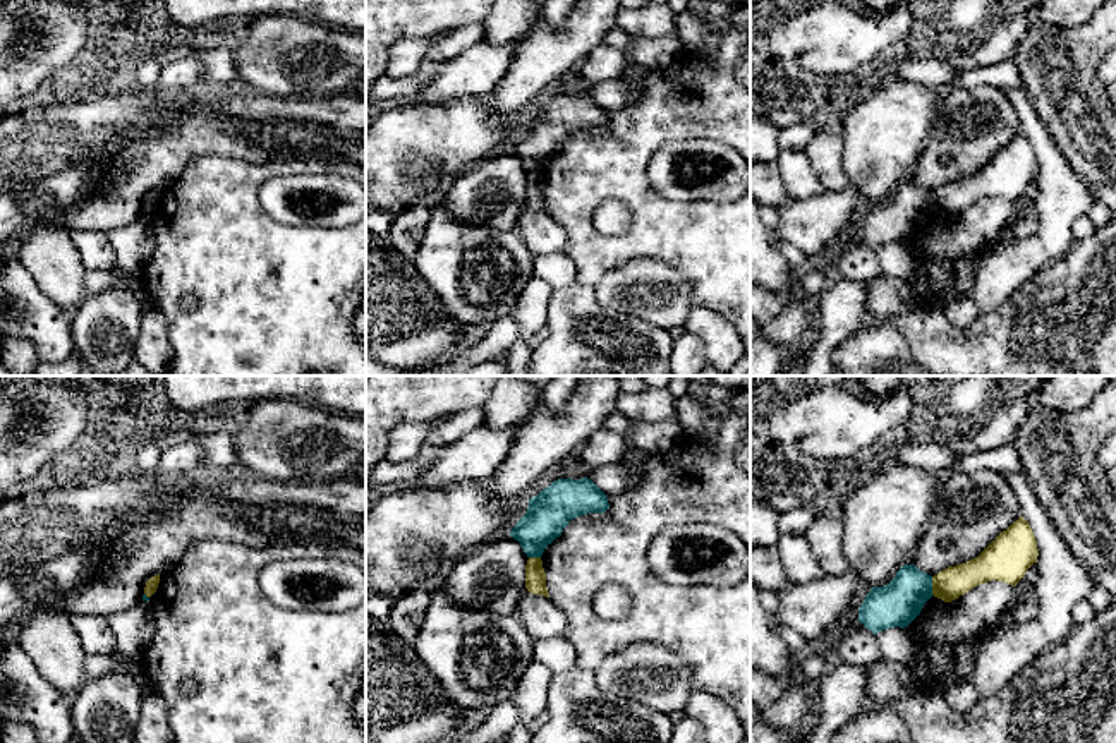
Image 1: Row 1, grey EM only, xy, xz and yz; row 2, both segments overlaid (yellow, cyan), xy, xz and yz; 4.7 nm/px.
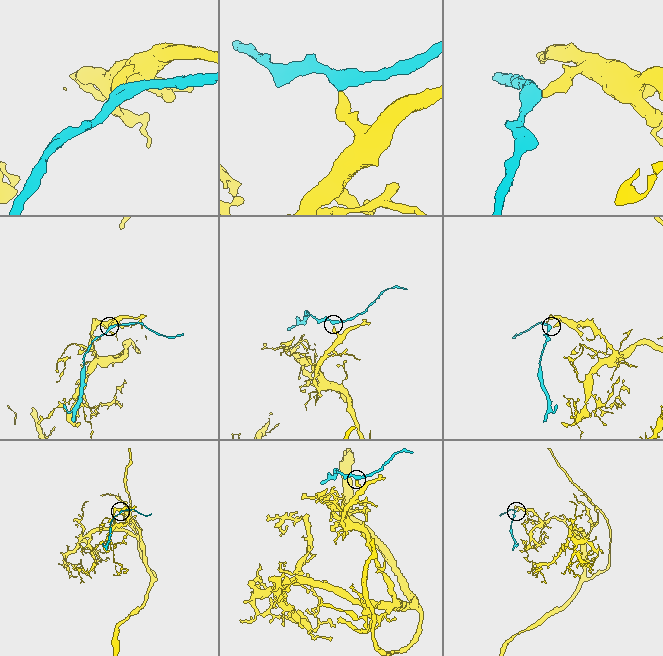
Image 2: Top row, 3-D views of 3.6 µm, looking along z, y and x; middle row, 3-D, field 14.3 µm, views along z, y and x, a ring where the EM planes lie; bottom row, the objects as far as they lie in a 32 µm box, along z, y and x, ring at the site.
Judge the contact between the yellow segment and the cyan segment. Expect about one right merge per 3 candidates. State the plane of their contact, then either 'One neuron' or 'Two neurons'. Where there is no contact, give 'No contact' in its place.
Touches yellow in yz. Two neurons

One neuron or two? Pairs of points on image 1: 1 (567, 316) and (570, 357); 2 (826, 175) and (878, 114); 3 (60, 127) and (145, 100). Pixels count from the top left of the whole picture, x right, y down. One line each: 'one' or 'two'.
1: one
2: two
3: one

